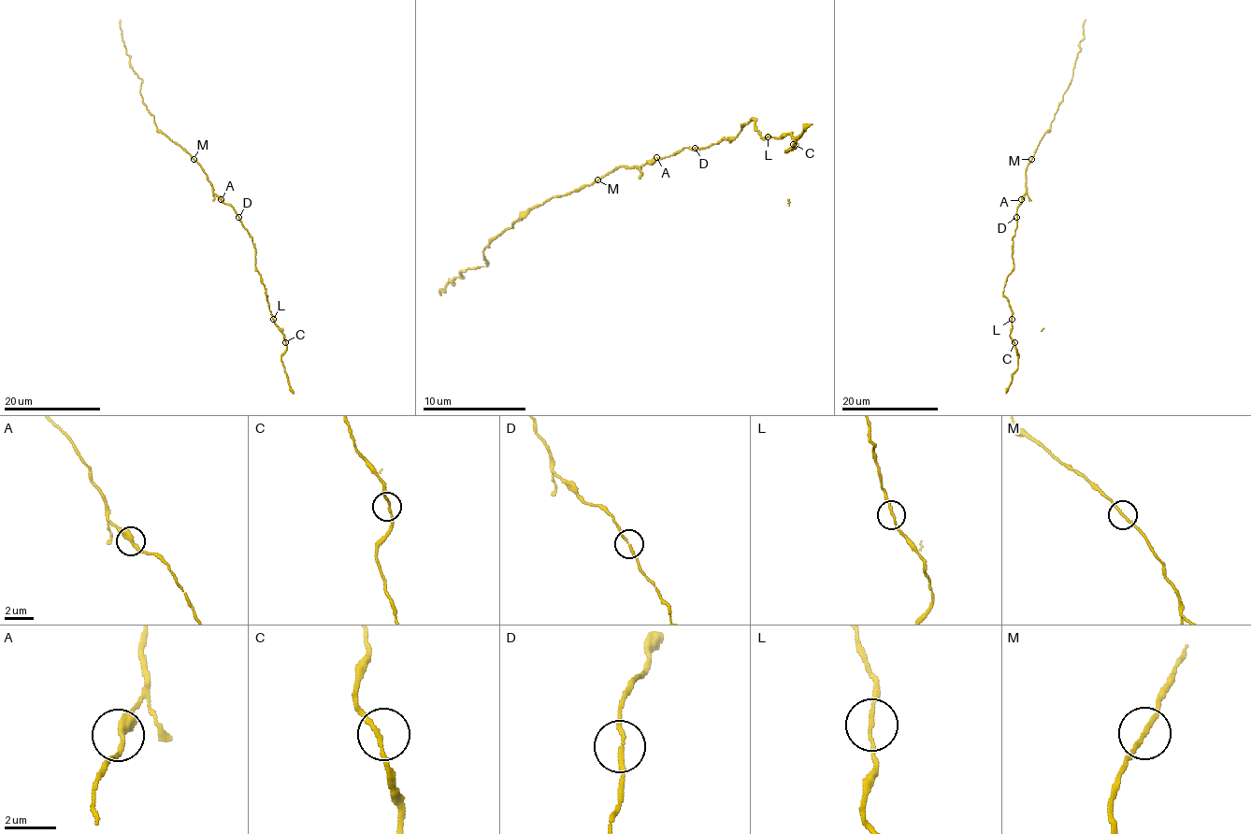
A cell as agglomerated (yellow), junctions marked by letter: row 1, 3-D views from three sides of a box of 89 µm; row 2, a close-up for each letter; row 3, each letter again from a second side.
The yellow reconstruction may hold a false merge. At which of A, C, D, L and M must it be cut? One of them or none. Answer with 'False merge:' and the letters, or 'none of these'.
False merge: none of these

